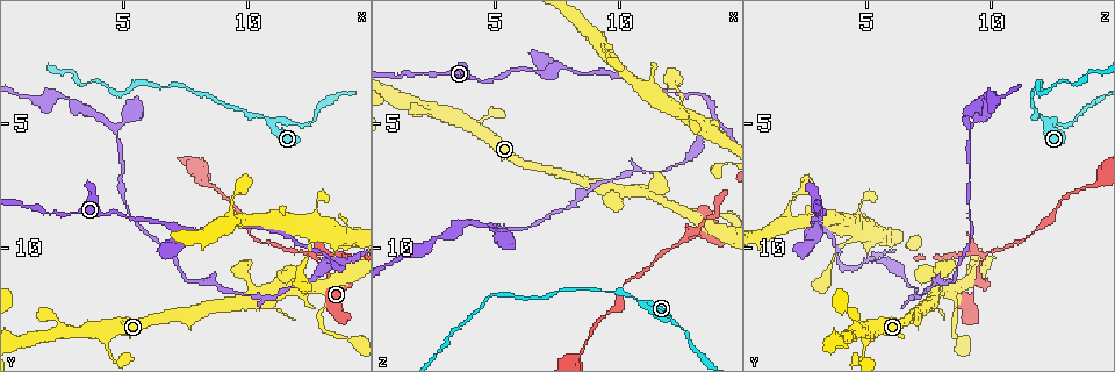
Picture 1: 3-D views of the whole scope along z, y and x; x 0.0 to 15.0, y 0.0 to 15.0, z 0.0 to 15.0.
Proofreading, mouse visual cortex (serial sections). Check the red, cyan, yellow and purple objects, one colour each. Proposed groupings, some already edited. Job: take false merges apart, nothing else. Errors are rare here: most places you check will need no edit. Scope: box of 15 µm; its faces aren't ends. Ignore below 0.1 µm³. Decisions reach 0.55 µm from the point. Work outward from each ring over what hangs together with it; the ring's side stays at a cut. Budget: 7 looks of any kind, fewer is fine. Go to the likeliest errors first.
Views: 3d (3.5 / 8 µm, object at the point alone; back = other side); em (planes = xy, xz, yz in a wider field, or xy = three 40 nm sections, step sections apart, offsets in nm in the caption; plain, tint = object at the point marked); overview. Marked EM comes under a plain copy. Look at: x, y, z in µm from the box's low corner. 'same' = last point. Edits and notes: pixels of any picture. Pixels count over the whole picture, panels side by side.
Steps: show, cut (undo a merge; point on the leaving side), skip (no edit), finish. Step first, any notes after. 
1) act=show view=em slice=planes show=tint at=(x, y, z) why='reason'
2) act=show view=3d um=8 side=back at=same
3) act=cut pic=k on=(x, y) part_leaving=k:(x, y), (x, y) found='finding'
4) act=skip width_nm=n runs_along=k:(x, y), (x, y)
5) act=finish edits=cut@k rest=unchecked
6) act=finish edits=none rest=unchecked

act=show view=3d um=3.5 at=(10.6, 4.7, 12.1) why='two arms in line, one across'

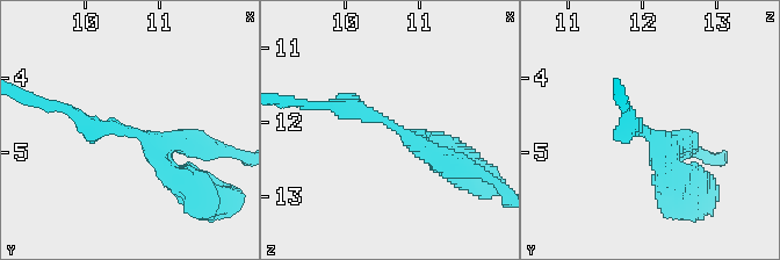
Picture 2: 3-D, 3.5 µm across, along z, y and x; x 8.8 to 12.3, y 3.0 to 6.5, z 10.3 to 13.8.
act=show view=em slice=xy step=2 show=tint at=(10.60, 4.70, 12.00)

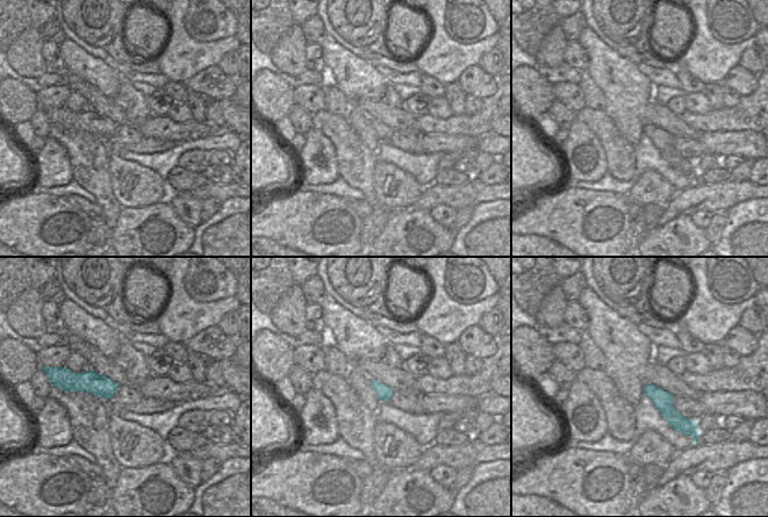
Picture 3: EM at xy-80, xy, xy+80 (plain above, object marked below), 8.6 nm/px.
act=skip arms=3 arm_widths_nm=200,300,300 runs_along=3:(645, 388), (681, 423), (689, 423) found='all the same cell'

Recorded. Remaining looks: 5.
act=show view=3d um=3.5 side=back at=(12.7, 10.3, 9.7) why='sharp bend'

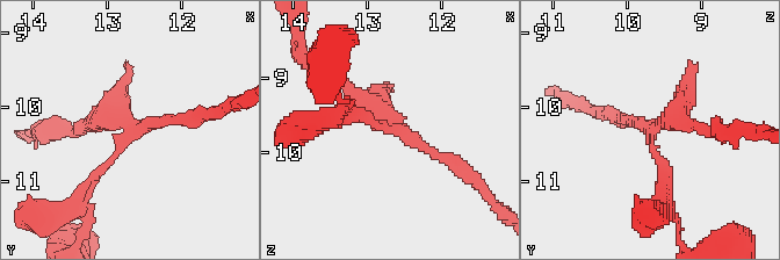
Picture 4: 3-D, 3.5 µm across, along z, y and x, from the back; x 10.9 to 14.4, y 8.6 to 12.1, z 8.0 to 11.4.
act=show view=em slice=xy step=1 show=tint at=(12.65, 10.30, 9.70)

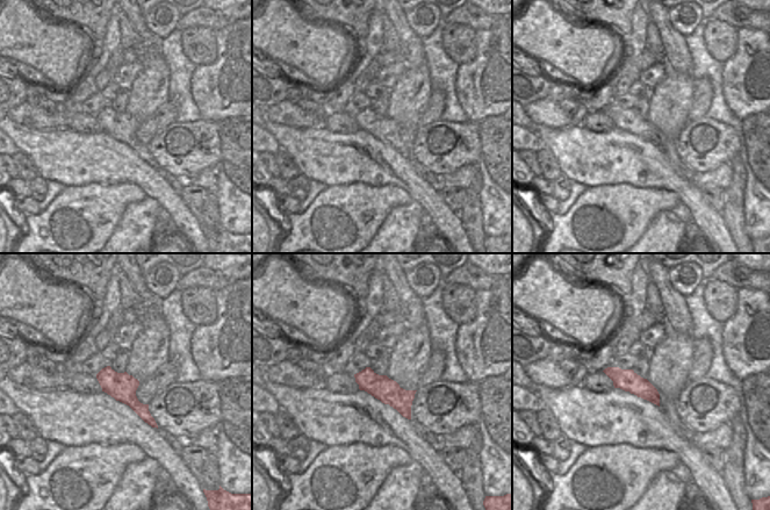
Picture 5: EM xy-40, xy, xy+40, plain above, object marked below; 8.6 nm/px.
act=skip found='one cell here'

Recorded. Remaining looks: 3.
act=show view=3d um=3.5 at=(13.9, 10.6, 4.8) why='three arms meet'

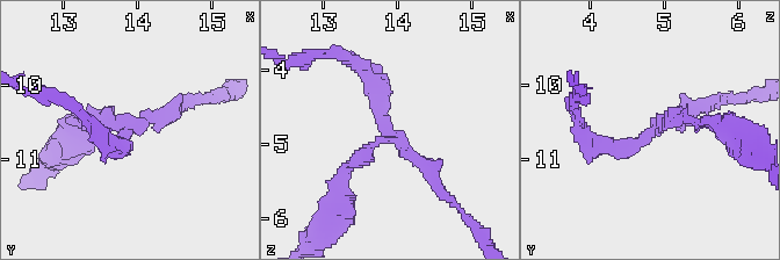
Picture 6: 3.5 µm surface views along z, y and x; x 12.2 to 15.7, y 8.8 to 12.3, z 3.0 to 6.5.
act=show view=em slice=xy step=2 show=tint at=(13.85, 10.65, 4.80) arms=3 arm_widths_nm=150,200,250

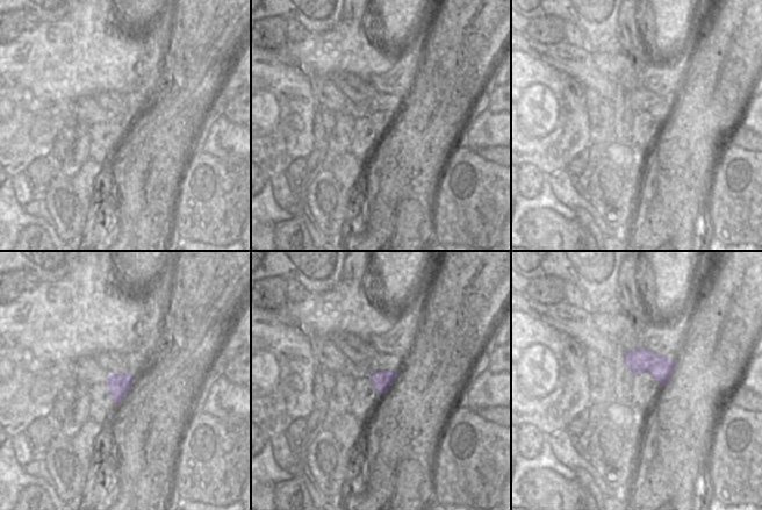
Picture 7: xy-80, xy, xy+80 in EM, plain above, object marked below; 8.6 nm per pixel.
act=cut pic=6 on=(360, 163) found='two cells meet here'

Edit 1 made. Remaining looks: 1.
act=finish edits=cut@6 rest=unchecked

